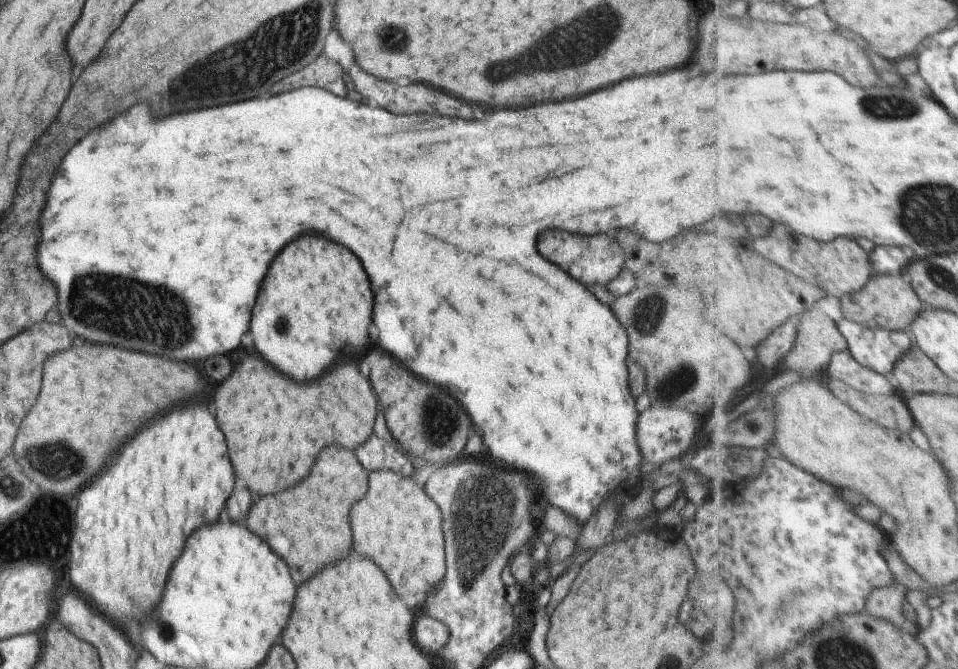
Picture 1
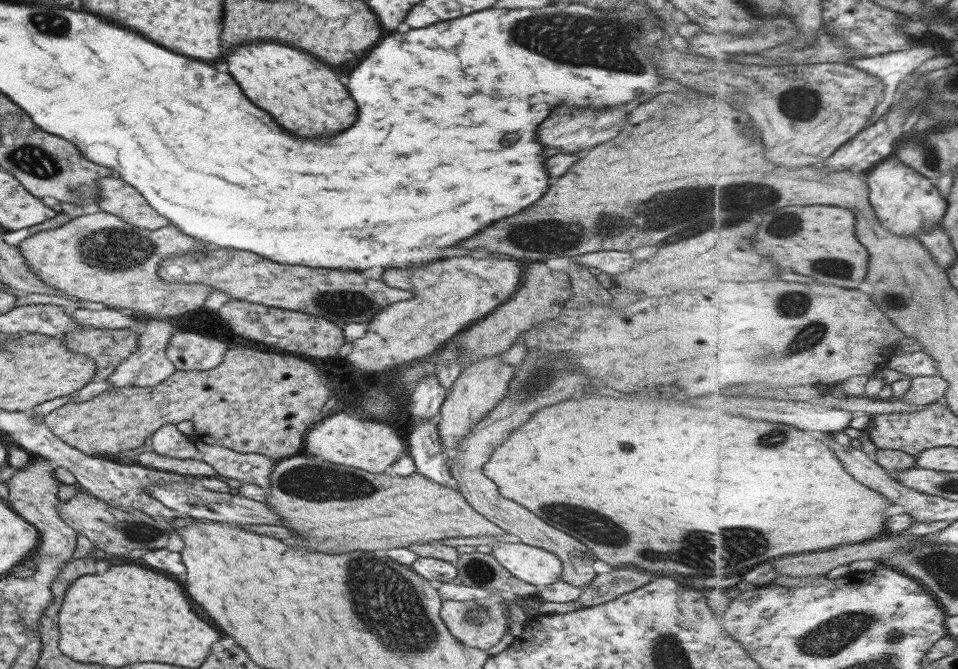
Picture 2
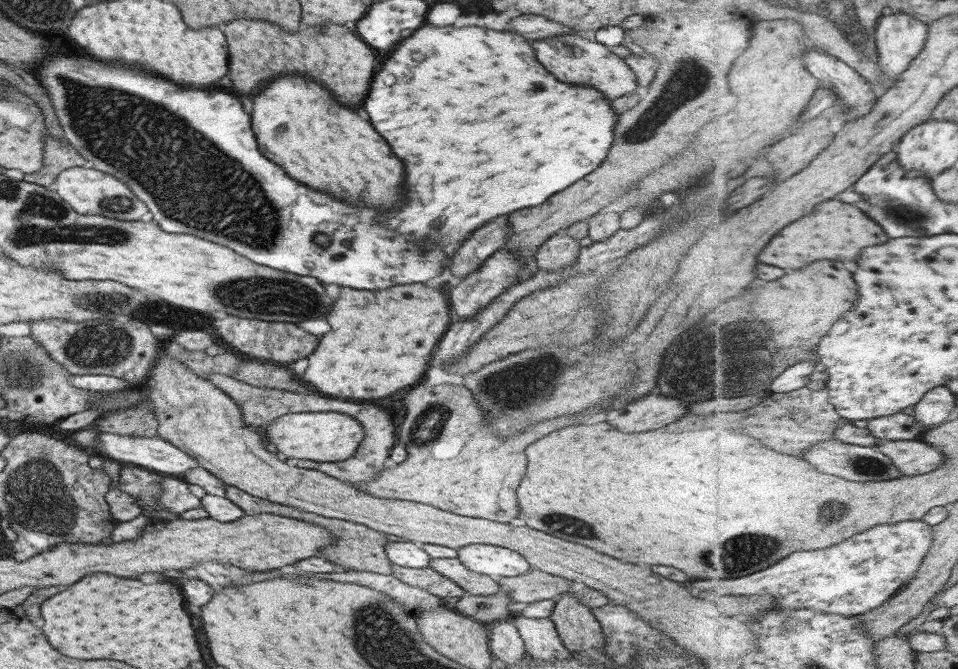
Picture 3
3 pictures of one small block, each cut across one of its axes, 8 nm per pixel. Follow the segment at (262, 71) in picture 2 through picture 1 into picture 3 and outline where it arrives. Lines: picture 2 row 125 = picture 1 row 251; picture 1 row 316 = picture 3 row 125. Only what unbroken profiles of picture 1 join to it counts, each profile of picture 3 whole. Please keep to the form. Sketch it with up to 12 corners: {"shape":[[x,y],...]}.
{"shape":[[327,90],[253,98],[261,156],[343,202],[389,210],[403,164]]}

